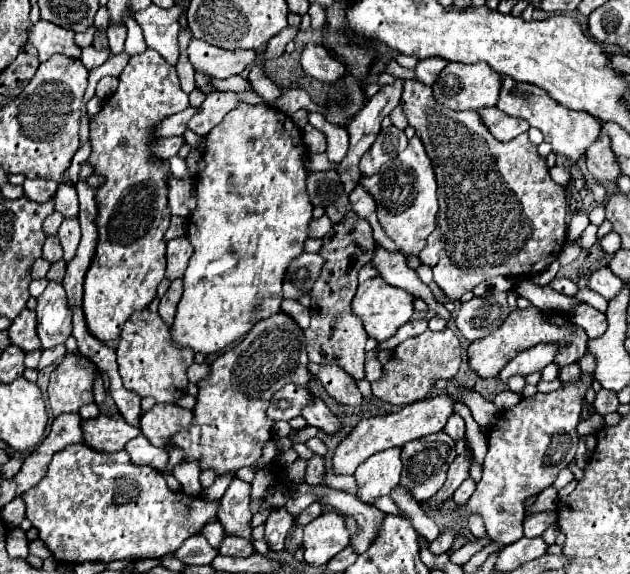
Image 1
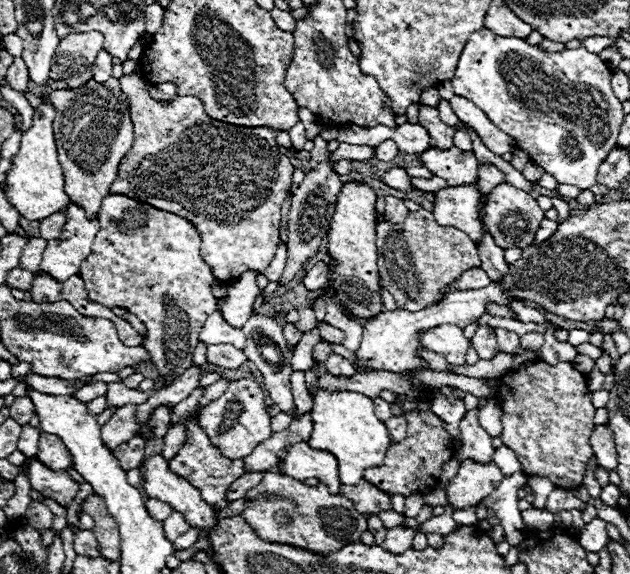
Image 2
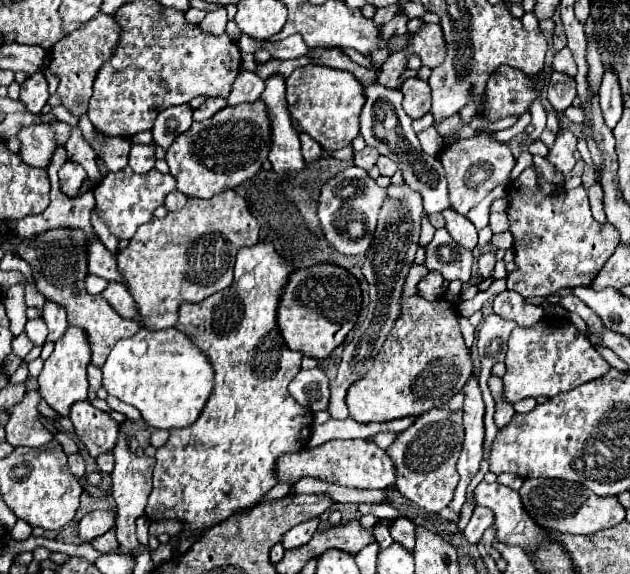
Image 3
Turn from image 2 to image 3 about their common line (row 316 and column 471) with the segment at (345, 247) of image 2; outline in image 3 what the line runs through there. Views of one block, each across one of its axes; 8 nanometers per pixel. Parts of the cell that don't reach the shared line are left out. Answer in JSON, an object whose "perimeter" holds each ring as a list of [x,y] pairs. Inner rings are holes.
{"perimeter":[[[412,264],[404,284],[402,316],[396,320],[386,344],[376,356],[372,370],[354,382],[346,394],[350,418],[360,424],[390,422],[440,408],[440,404],[462,390],[474,372],[470,350],[462,340],[456,306],[448,300],[428,302],[418,296],[417,284],[426,272],[426,266]]]}

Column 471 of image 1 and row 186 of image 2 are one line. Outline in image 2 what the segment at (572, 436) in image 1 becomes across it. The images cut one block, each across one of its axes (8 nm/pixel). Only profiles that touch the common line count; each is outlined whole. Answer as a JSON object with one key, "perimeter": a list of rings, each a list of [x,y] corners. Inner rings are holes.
{"perimeter":[[[498,184],[494,192],[490,194],[486,208],[484,208],[484,222],[496,240],[498,246],[502,248],[526,248],[530,242],[534,242],[534,236],[538,232],[538,226],[544,218],[544,212],[538,208],[538,202],[524,190],[512,186],[512,184]]]}

